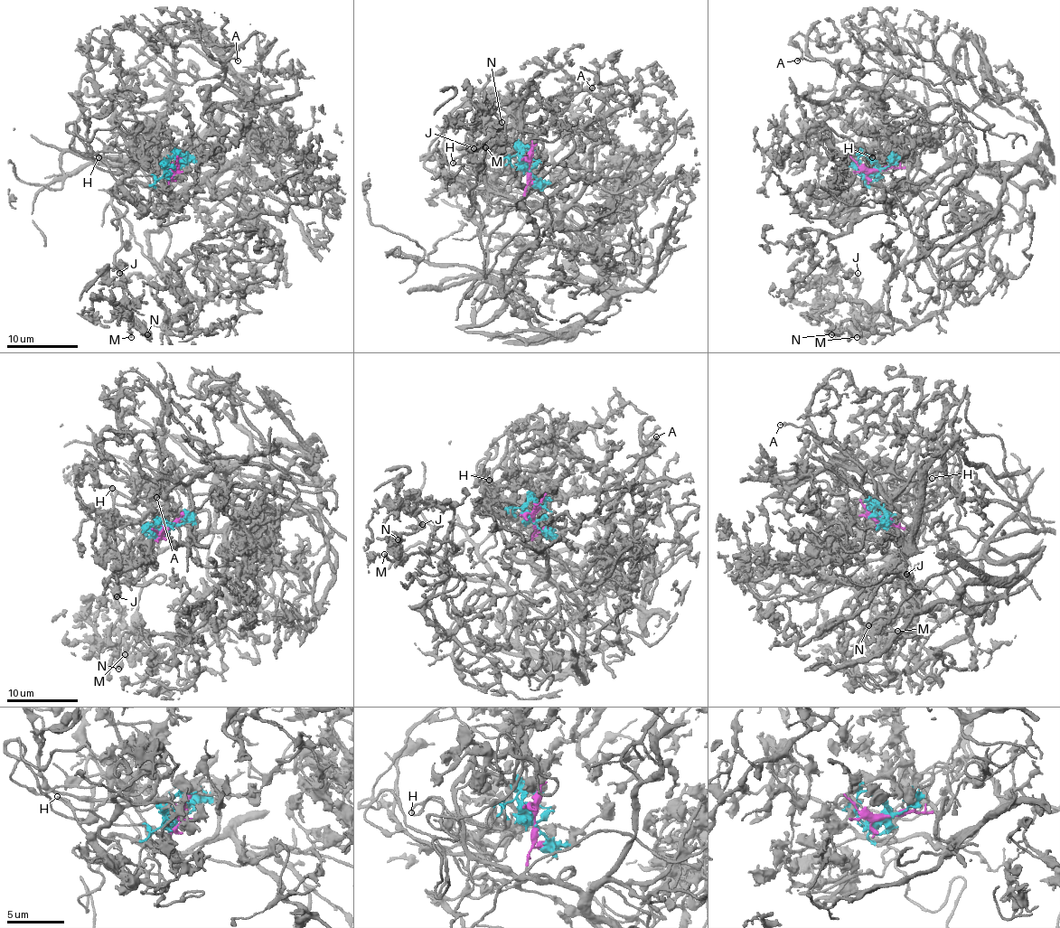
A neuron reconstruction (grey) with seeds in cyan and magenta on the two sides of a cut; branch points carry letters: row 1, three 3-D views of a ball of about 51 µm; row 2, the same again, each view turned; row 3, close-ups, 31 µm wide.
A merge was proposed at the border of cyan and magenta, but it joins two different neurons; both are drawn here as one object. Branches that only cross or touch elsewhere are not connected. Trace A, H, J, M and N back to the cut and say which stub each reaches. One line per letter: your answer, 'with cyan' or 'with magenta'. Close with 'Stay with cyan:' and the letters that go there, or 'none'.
A: with magenta
H: with cyan
J: with cyan
M: with cyan
N: with cyan
Stay with cyan: H, J, M, N

